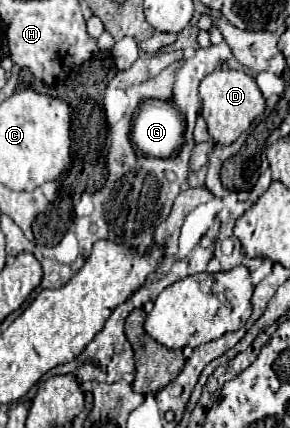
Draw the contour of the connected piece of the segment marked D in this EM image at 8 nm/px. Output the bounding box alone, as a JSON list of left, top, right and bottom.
[199,69,265,145]

